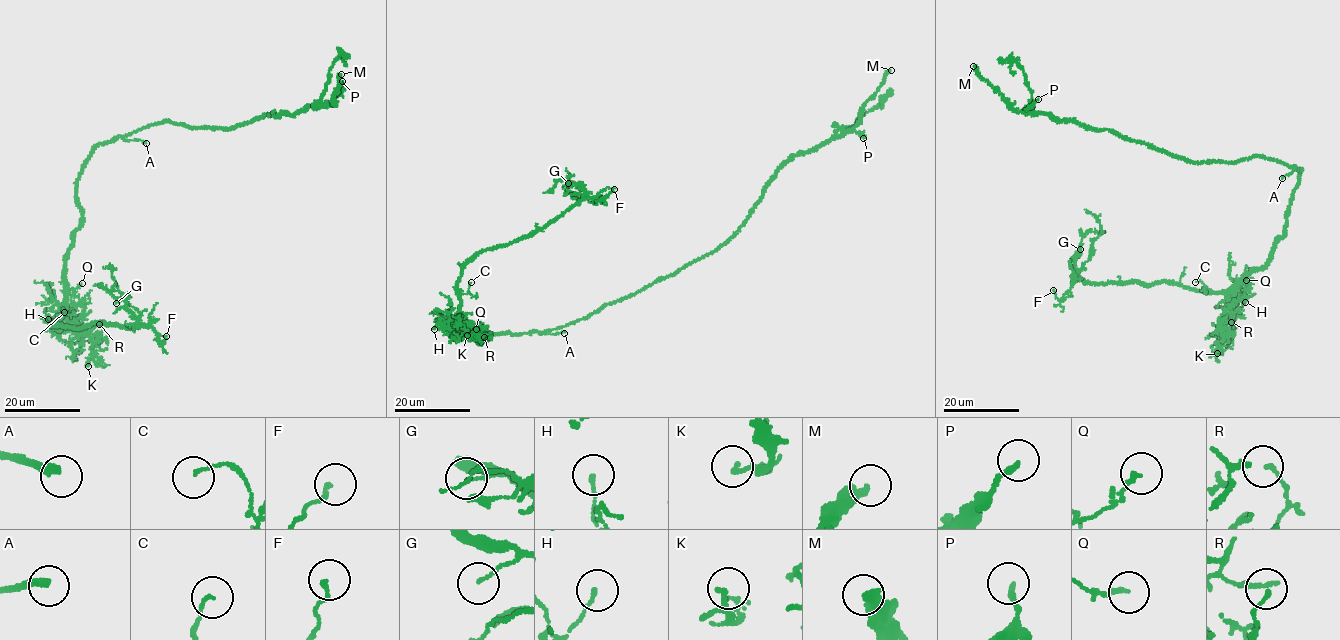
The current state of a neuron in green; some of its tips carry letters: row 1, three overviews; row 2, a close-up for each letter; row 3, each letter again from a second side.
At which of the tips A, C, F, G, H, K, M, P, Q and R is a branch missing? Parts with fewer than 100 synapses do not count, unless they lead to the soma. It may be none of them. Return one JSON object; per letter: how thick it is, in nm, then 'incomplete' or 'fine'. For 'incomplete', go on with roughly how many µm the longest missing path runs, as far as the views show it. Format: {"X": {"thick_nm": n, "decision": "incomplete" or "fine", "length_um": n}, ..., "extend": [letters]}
{"A": {"thick_nm": 240, "decision": "incomplete", "length_um": 30}, "C": {"thick_nm": 100, "decision": "fine"}, "F": {"thick_nm": 150, "decision": "fine"}, "G": {"thick_nm": 90, "decision": "fine"}, "H": {"thick_nm": 130, "decision": "fine"}, "K": {"thick_nm": 130, "decision": "fine"}, "M": {"thick_nm": 360, "decision": "fine"}, "P": {"thick_nm": 190, "decision": "fine"}, "Q": {"thick_nm": 150, "decision": "fine"}, "R": {"thick_nm": 140, "decision": "fine"}, "extend": ["A"]}

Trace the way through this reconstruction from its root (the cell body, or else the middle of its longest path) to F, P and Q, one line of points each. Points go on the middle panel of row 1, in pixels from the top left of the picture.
F: (528, 332), (486, 332), (480, 343), (459, 337), (461, 269), (614, 189)
P: (528, 332), (577, 322), (706, 256), (737, 230), (765, 184), (796, 155), (849, 131), (863, 138)
Q: (528, 332), (486, 332), (480, 343), (471, 337), (460, 338), (456, 327), (460, 321), (463, 328), (476, 329)

